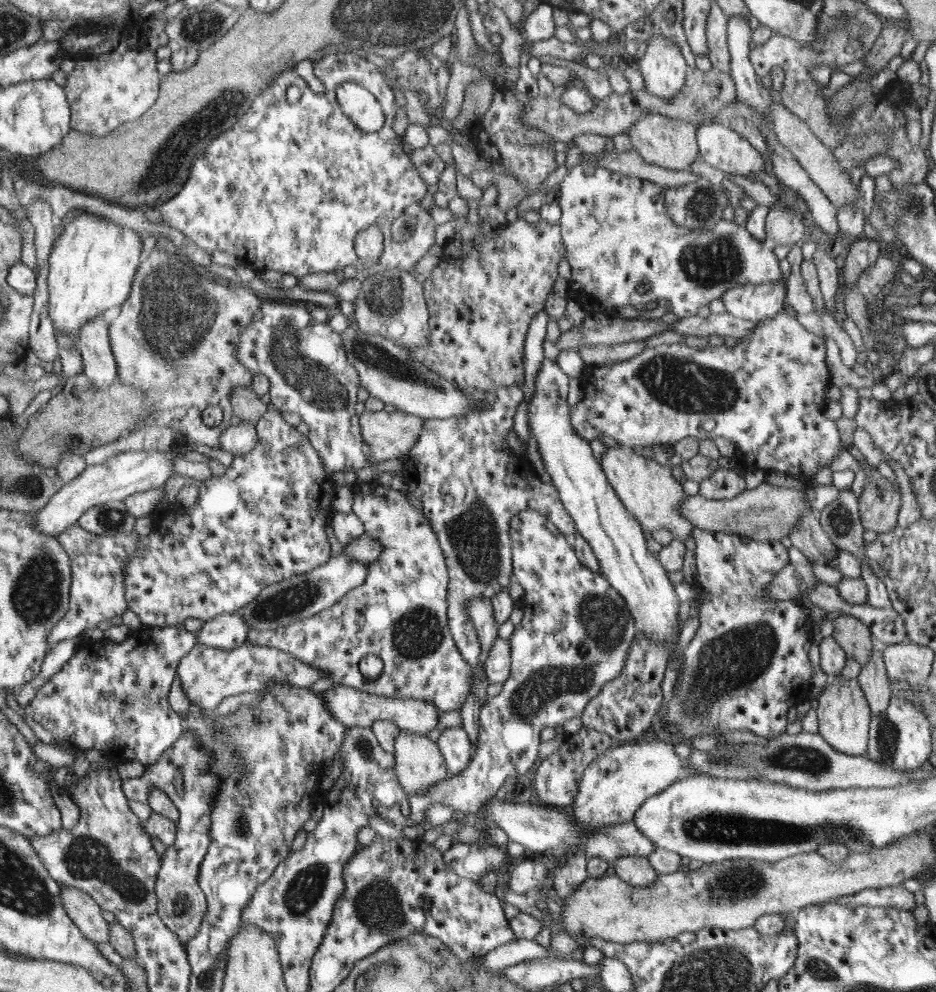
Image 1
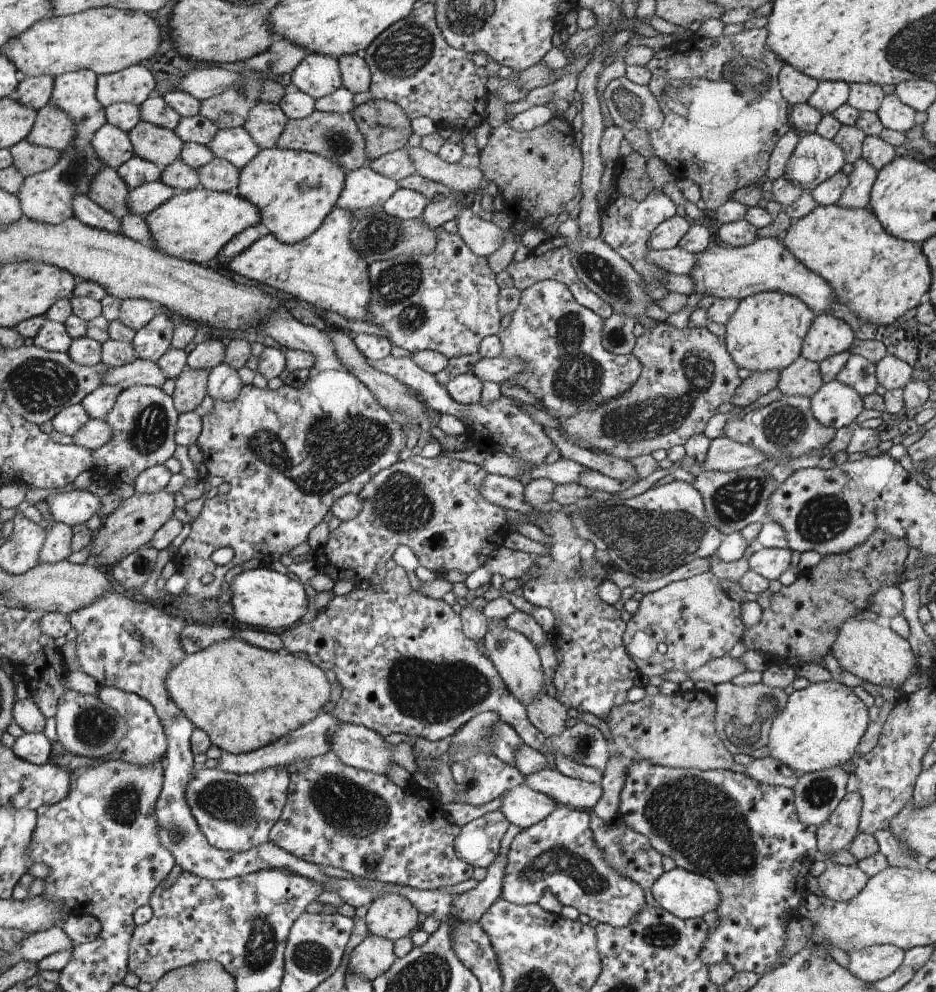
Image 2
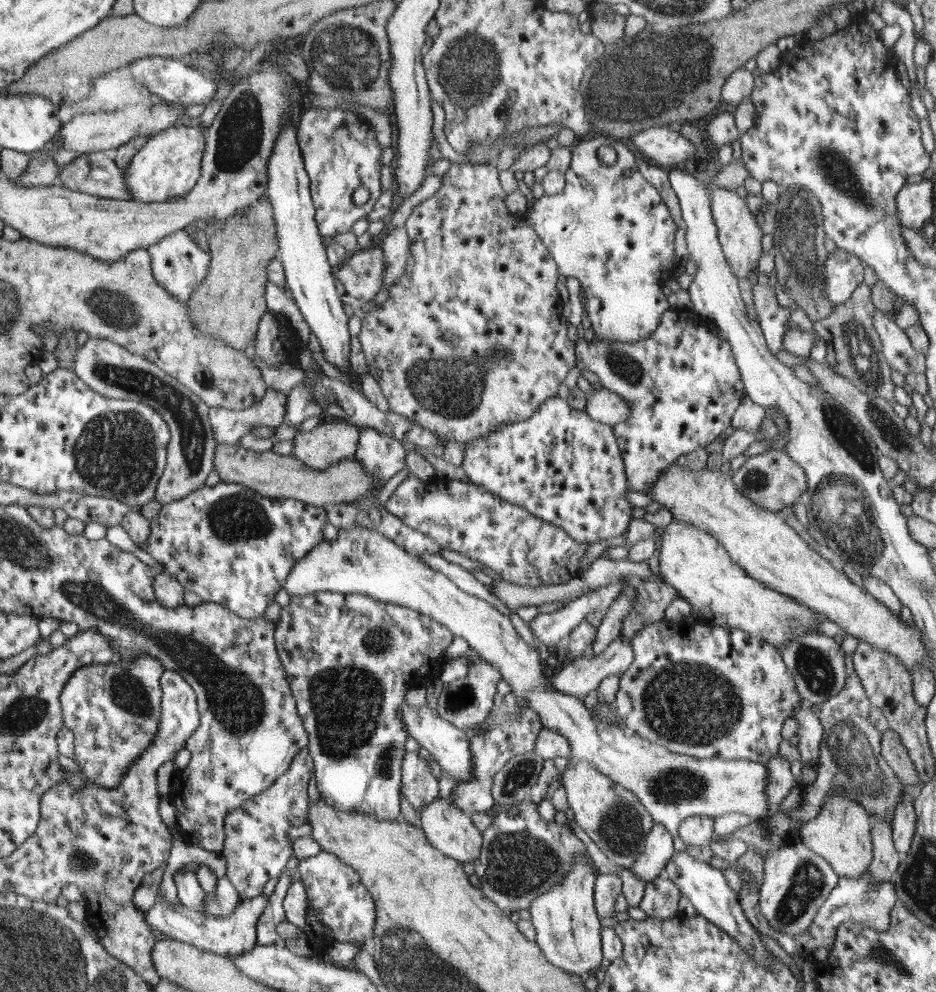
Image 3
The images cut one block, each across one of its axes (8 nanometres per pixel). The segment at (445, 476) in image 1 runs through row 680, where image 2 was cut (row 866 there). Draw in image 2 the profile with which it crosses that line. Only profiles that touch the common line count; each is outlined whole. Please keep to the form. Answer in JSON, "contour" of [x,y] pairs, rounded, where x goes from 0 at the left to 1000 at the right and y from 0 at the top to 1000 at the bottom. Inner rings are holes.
{"contour":[[[534,816],[502,828],[486,847],[488,862],[509,876],[524,874],[533,863],[534,847],[545,831]]]}

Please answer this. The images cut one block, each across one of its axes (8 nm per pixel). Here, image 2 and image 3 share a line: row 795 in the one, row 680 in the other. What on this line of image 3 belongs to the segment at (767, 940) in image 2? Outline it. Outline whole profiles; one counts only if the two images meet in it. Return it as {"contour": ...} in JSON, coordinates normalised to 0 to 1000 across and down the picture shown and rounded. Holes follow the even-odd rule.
{"contour":[[[739,622],[724,627],[716,627],[709,623],[706,627],[692,629],[674,645],[674,651],[676,652],[677,663],[663,679],[661,696],[656,706],[656,716],[666,732],[672,737],[683,740],[694,748],[704,749],[713,753],[714,756],[721,757],[722,760],[733,760],[747,765],[788,766],[788,764],[793,764],[818,769],[830,760],[832,750],[837,744],[838,727],[843,726],[847,718],[858,708],[857,704],[850,699],[850,690],[846,683],[846,677],[837,666],[832,655],[827,654],[813,644],[795,638],[793,635],[770,632],[760,633],[744,627]]]}

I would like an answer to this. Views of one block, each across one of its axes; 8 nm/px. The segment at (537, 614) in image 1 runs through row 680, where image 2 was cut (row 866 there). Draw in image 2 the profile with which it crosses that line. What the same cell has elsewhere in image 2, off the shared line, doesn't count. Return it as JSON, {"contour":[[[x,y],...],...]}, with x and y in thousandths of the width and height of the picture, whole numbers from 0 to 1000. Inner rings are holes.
{"contour":[[[598,810],[583,826],[558,836],[542,860],[534,905],[565,912],[575,910],[582,899],[590,899],[601,913],[613,913],[641,930],[667,935],[677,929],[690,913],[689,898],[645,867],[630,837],[630,819]]]}

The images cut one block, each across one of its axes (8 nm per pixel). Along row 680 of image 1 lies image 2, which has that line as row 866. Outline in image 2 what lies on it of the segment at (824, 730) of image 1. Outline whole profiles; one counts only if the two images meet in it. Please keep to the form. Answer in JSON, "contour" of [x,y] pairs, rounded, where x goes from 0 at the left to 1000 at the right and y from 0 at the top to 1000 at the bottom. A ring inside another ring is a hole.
{"contour":[[[884,869],[884,876],[873,883],[878,902],[892,908],[907,908],[912,905],[926,890],[926,883],[916,870],[896,872]]]}

